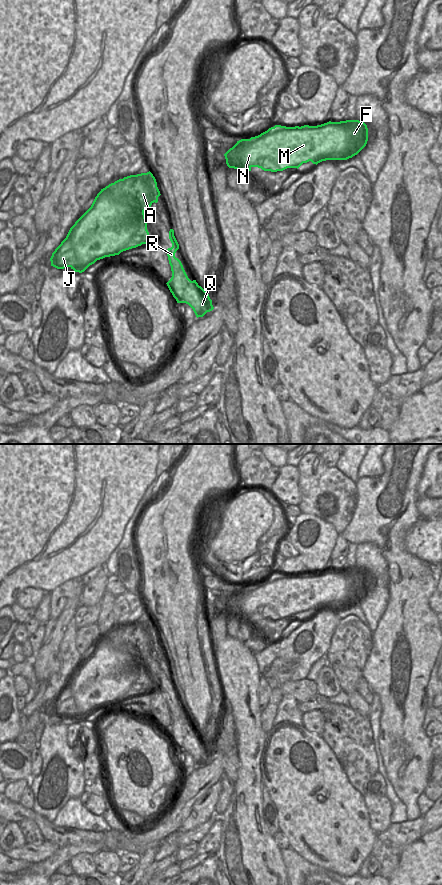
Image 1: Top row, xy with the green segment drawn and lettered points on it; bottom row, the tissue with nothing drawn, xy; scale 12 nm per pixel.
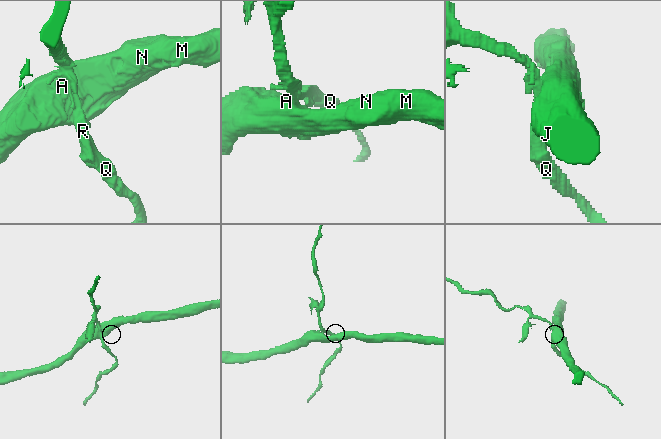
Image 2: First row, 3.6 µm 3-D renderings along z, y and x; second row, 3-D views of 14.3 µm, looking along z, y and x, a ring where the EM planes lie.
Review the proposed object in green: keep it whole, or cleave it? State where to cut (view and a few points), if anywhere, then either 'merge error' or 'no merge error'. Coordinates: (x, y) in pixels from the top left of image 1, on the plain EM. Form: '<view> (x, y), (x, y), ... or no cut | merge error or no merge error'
xy (150, 631), (152, 646), (155, 649) | merge error

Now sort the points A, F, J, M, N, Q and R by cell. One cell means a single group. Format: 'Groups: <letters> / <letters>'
Groups: A F J M N / Q R.

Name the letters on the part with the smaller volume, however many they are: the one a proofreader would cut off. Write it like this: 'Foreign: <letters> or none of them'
Foreign: Q, R

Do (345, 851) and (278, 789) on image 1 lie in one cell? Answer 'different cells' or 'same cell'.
same cell

